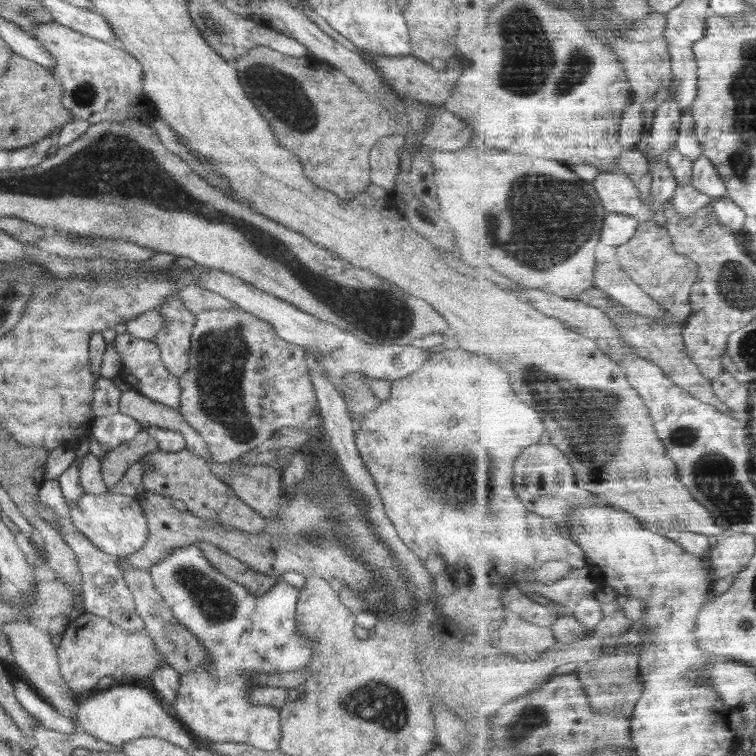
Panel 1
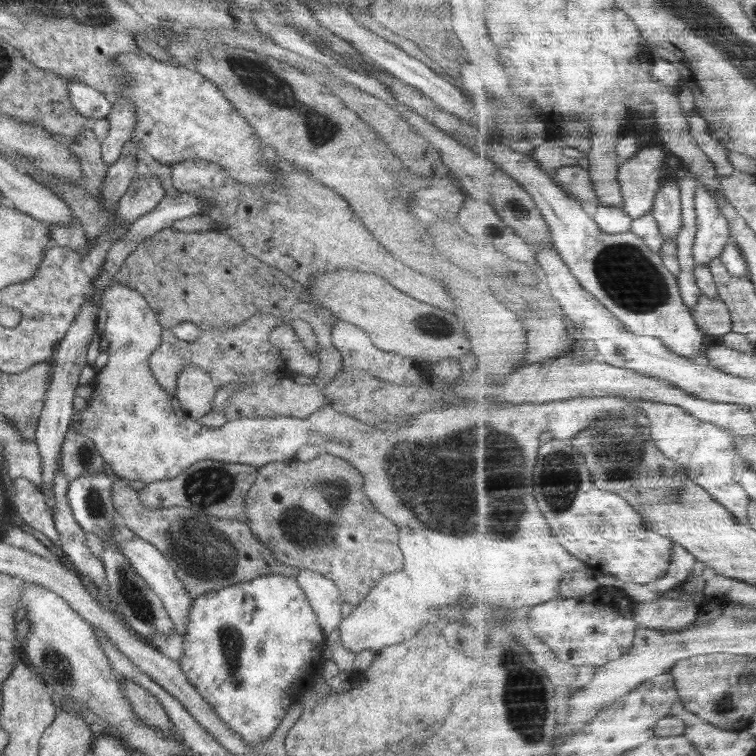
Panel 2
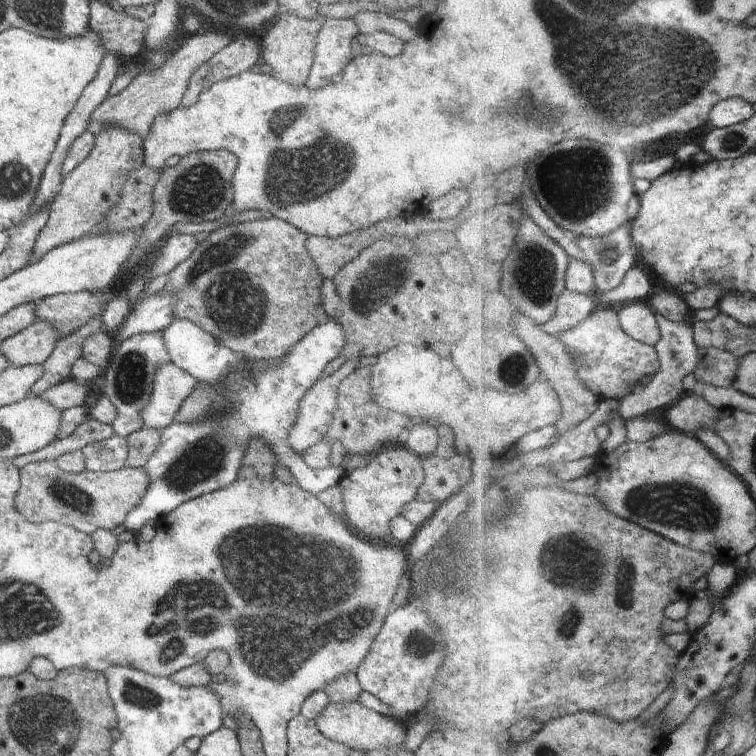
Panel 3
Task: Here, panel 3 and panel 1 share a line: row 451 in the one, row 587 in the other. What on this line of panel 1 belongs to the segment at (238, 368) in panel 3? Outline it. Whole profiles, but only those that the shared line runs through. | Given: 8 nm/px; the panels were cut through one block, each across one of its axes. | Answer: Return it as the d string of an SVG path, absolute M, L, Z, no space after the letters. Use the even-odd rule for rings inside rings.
M196 544L184 546L184 548L174 548L172 552L168 552L166 554L166 558L164 558L164 560L158 560L156 564L152 564L149 568L149 572L151 573L154 587L158 590L158 593L163 596L163 600L170 608L170 611L174 614L176 621L184 625L203 645L204 651L208 655L212 656L212 666L194 667L192 671L186 671L186 673L182 673L180 675L178 695L174 697L174 701L171 703L178 713L178 721L180 721L181 724L186 724L188 730L192 734L200 736L200 738L207 738L208 741L250 745L254 748L267 751L278 749L282 736L279 710L276 707L261 706L260 704L253 704L252 701L250 701L250 692L257 687L254 681L250 681L250 674L274 674L274 672L283 674L284 672L299 671L301 668L310 664L310 660L314 660L314 656L317 654L315 642L310 638L307 638L307 636L303 636L302 631L298 631L297 612L300 606L297 603L297 599L299 591L290 586L290 584L287 584L285 581L278 580L277 584L269 592L266 592L264 595L257 598L250 594L244 586L237 584L235 581L229 580L229 578L224 577L221 573L218 573L214 568L212 568Z

